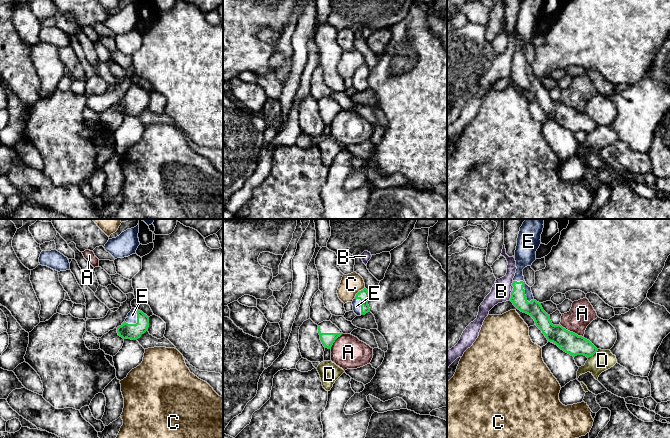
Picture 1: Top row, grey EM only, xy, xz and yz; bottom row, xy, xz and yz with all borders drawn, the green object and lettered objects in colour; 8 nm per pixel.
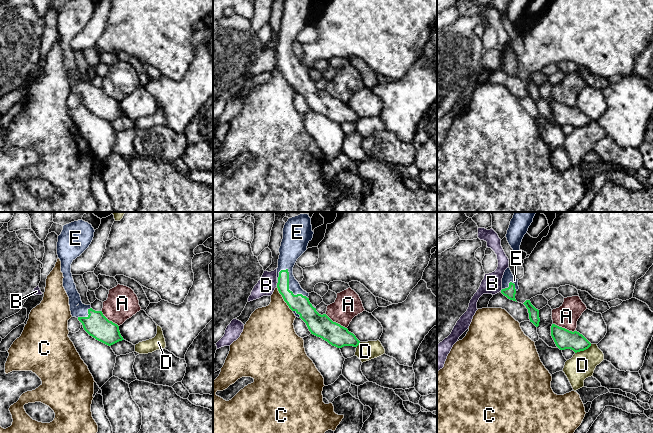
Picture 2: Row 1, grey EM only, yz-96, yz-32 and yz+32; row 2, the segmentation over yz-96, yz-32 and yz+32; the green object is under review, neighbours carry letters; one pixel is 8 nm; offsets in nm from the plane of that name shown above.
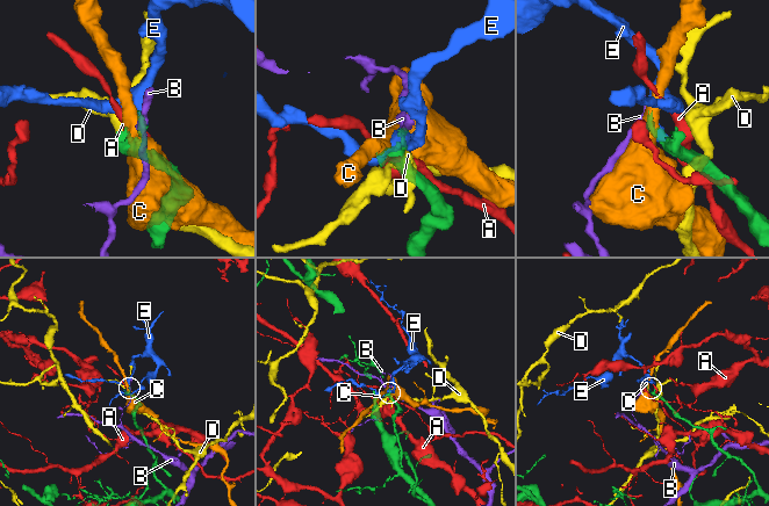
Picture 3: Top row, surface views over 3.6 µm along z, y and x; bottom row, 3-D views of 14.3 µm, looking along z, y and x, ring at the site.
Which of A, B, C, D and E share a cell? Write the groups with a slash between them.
A / B / C / D / E

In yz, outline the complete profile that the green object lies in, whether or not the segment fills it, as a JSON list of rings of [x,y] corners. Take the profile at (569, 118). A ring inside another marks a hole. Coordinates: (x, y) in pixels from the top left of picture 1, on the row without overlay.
[[[522,0],[515,26],[516,49],[511,62],[510,77],[523,89],[530,91],[548,118],[555,119],[561,126],[575,133],[594,131],[598,125],[587,115],[570,108],[561,101],[553,101],[550,92],[537,78],[523,52],[523,45],[536,36],[536,27],[541,20],[543,0]]]

